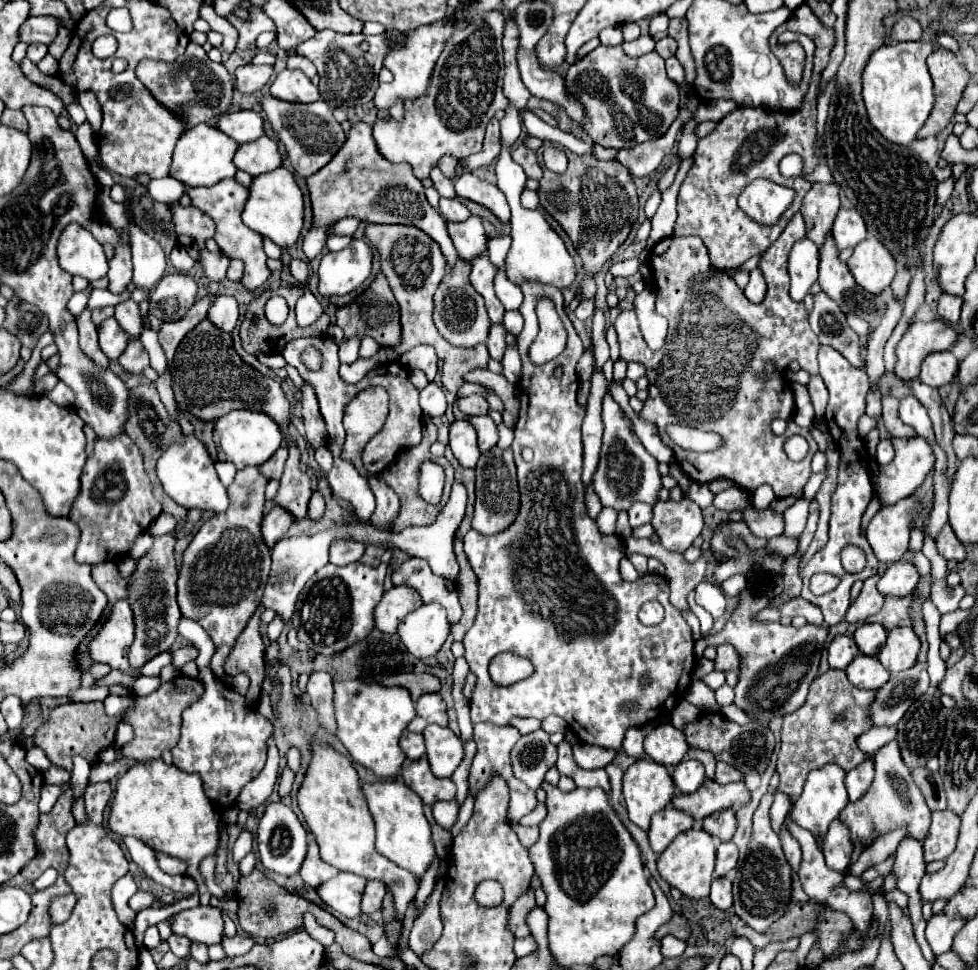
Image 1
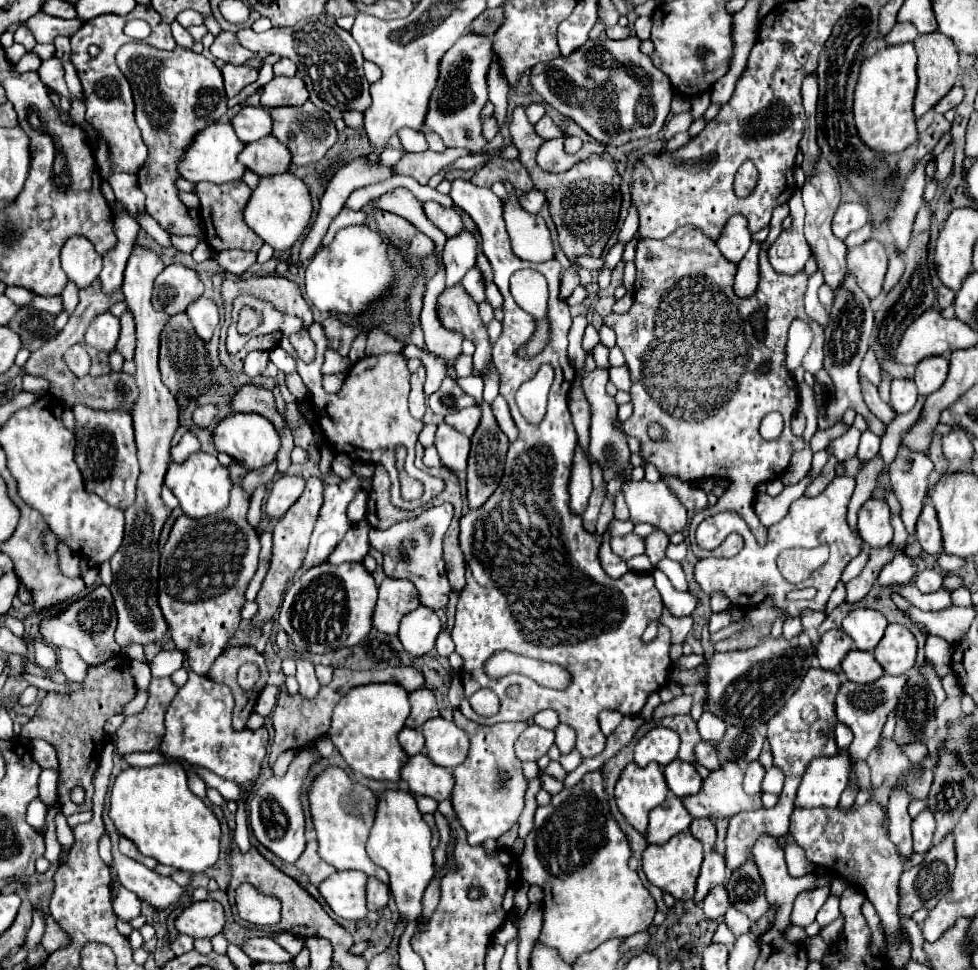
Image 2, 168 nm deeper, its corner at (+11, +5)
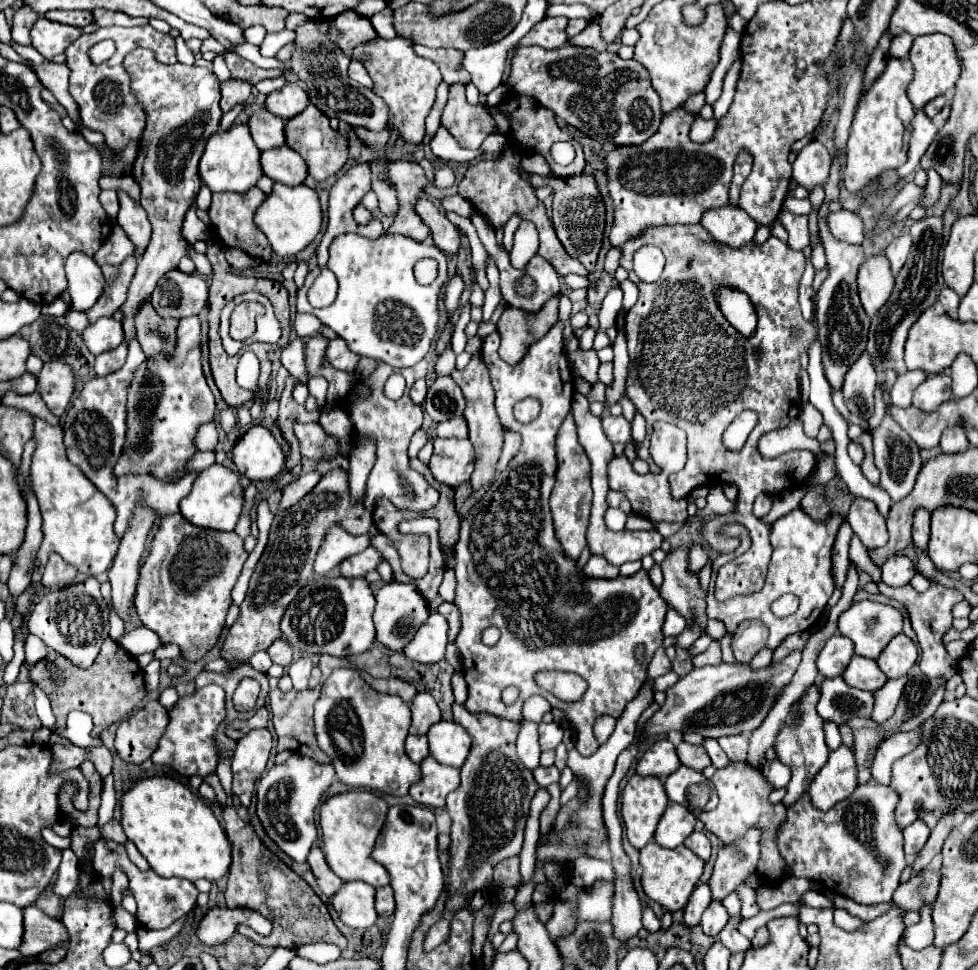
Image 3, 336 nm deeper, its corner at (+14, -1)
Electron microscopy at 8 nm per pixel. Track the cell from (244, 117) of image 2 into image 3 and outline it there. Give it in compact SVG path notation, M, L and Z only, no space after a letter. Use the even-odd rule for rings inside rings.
M258 110L250 116L248 124L252 130L252 138L260 150L270 150L286 144L284 138L286 120L282 120L280 116L270 114L268 110Z

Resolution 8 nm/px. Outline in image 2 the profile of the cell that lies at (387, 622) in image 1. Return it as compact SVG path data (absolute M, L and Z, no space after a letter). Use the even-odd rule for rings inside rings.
M385 578L373 612L373 626L385 634L397 634L399 620L419 606L417 590L409 580Z

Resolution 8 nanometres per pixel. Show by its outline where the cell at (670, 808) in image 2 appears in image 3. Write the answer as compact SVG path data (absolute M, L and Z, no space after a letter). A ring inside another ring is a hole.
M670 804L658 822L654 840L664 848L676 848L694 832L694 826L696 816L692 810L680 804Z

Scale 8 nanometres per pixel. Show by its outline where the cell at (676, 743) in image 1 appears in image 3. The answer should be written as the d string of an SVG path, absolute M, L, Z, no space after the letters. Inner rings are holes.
M660 738L642 752L642 756L638 758L638 764L636 764L636 774L666 778L678 766L680 766L680 760L678 760L674 744L668 738Z

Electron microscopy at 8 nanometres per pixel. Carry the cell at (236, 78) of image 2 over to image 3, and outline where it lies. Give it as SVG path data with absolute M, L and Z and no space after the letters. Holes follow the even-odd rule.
M228 80L222 84L222 112L230 112L236 104L244 104L250 98L252 86L242 80Z

